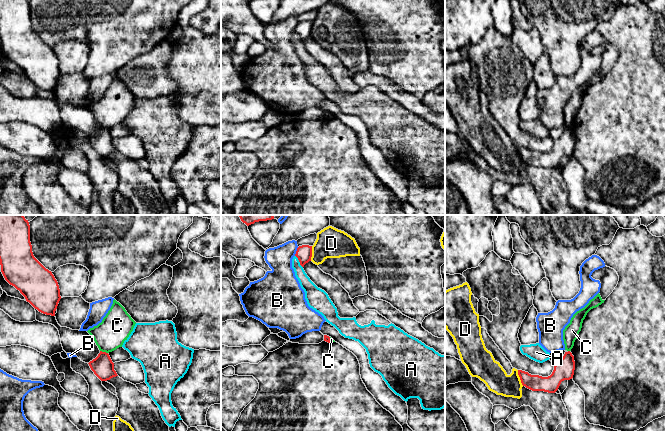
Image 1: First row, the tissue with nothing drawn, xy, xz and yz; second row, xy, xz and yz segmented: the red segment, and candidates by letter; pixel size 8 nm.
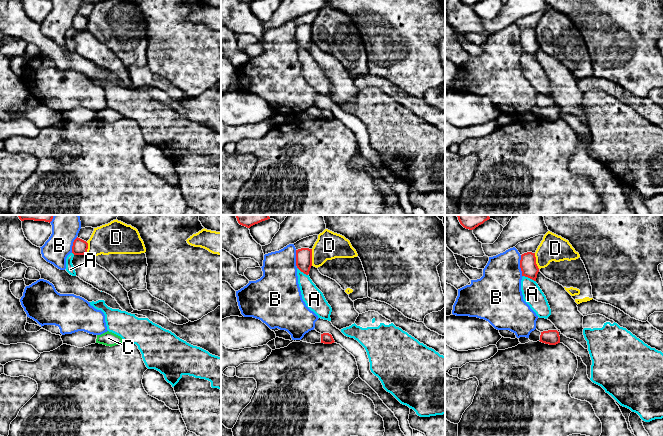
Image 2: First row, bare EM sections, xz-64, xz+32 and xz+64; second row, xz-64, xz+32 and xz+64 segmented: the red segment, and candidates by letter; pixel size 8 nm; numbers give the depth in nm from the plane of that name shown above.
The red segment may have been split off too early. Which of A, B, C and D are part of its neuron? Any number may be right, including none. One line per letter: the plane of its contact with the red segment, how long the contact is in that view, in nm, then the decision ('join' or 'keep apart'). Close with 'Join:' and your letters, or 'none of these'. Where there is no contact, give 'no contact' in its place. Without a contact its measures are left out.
A: meets red in xz; contact 120 nm long; keep apart
B: meets red in xz; contact 80 nm long; keep apart
C: meets red in xy; contact 70 nm long; keep apart
D: meets red in yz; contact 140 nm long; keep apart
Join: none of these

